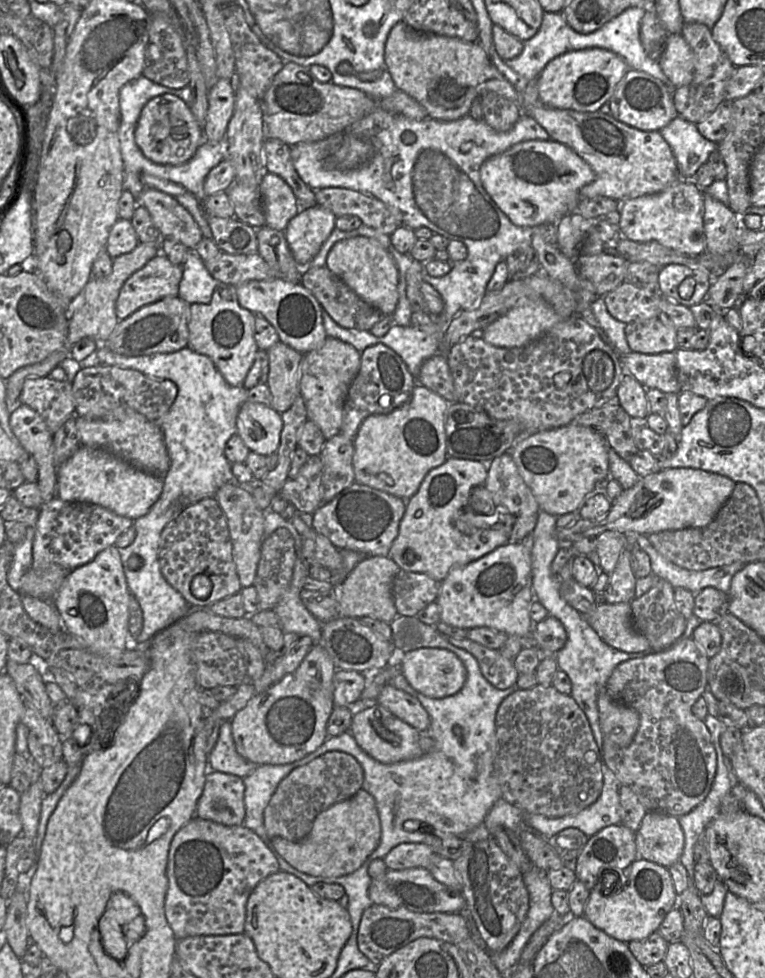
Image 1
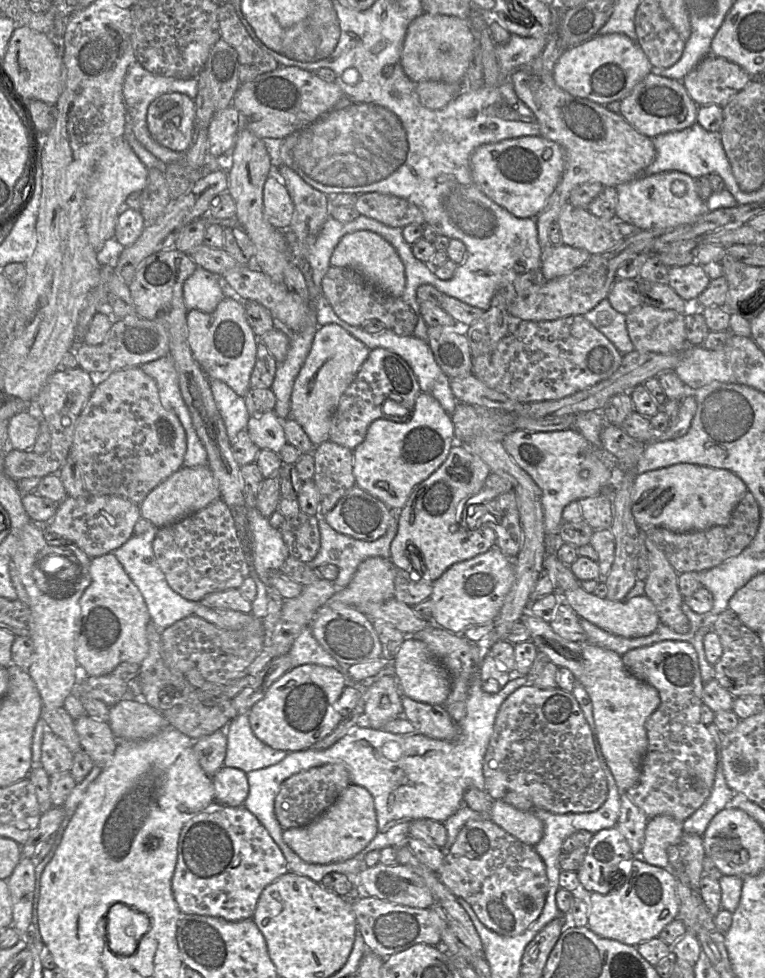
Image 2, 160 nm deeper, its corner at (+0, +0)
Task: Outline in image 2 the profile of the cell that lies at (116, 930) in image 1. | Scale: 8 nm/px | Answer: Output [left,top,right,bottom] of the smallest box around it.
[106,904,138,956]

